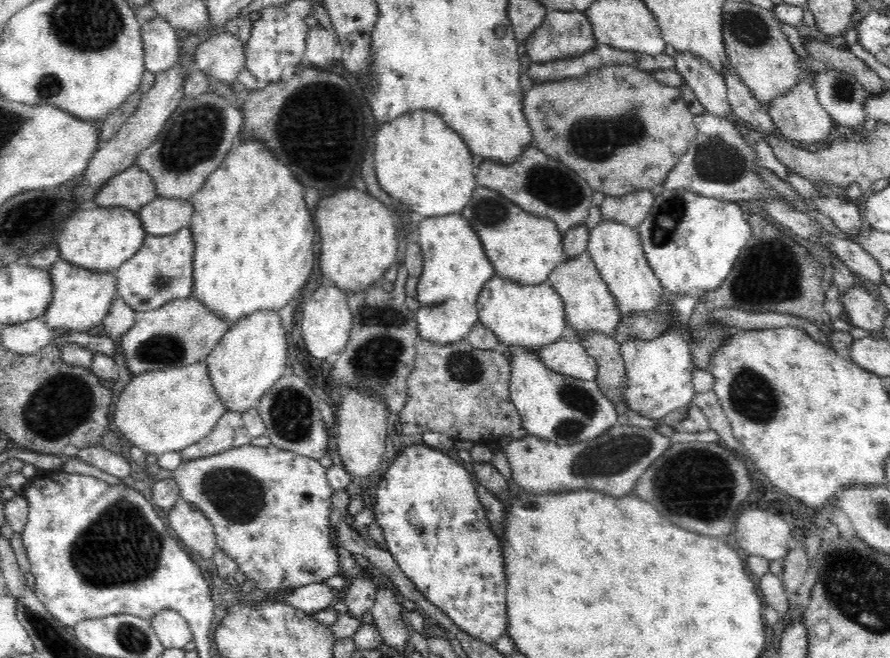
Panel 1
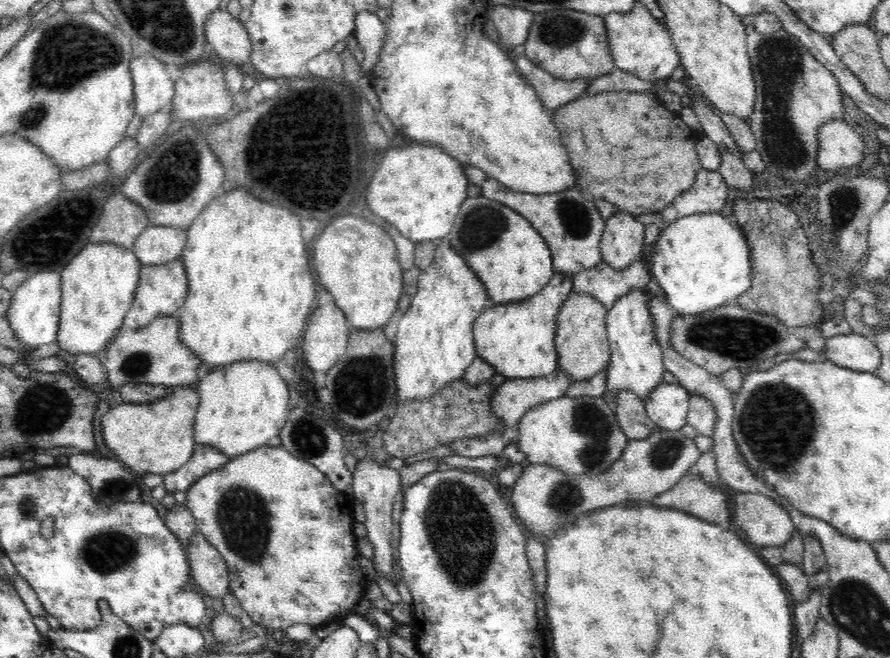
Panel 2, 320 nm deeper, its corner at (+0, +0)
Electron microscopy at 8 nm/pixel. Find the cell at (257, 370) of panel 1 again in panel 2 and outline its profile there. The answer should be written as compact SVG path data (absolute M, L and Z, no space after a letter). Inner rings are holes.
M240 360L216 368L214 372L202 374L198 380L199 407L195 416L193 439L199 446L211 446L226 456L237 457L268 444L270 438L278 436L288 420L288 384L280 377L276 365L259 360Z

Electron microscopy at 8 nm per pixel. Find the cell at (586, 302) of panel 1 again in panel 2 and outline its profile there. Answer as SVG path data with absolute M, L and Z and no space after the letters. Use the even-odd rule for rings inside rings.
M571 292L560 306L557 316L556 350L558 368L569 376L572 384L594 378L606 370L611 359L611 348L607 337L606 318L608 309L589 294Z

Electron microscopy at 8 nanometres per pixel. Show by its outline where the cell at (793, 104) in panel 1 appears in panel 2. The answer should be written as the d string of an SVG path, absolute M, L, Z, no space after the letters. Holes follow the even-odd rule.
M844 120L824 124L819 133L818 167L824 172L858 169L864 158L864 142Z

